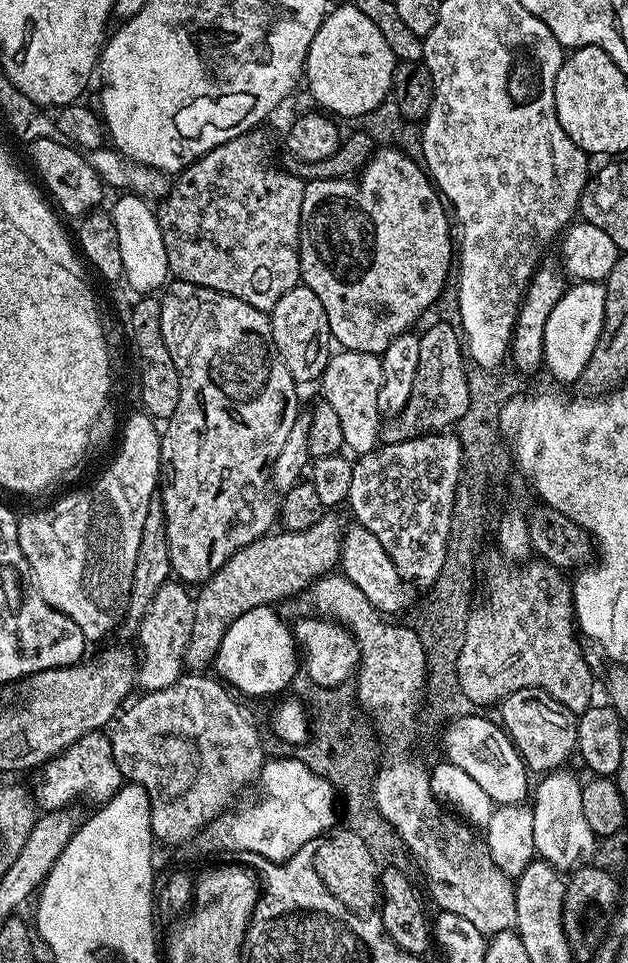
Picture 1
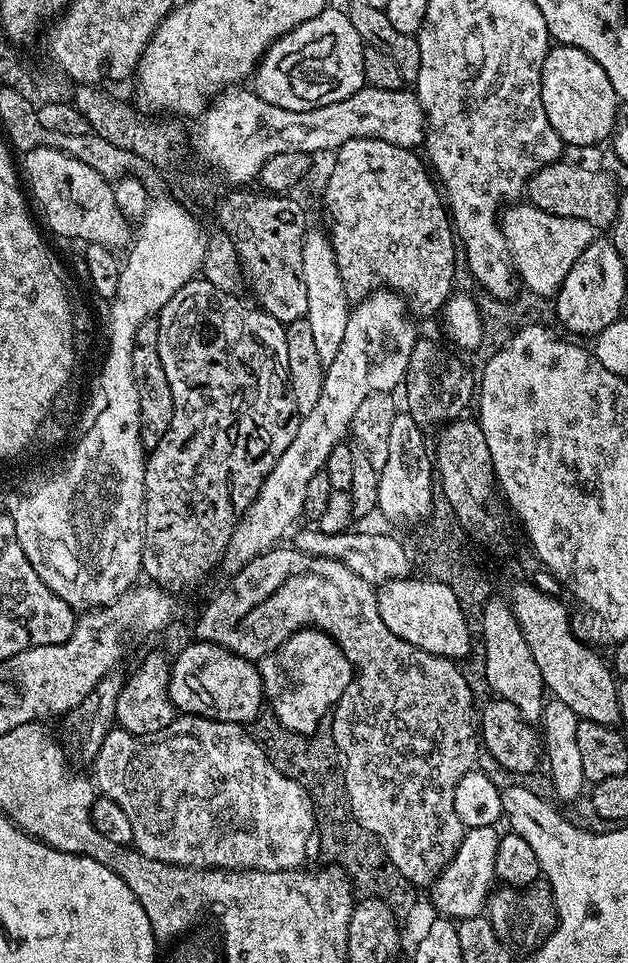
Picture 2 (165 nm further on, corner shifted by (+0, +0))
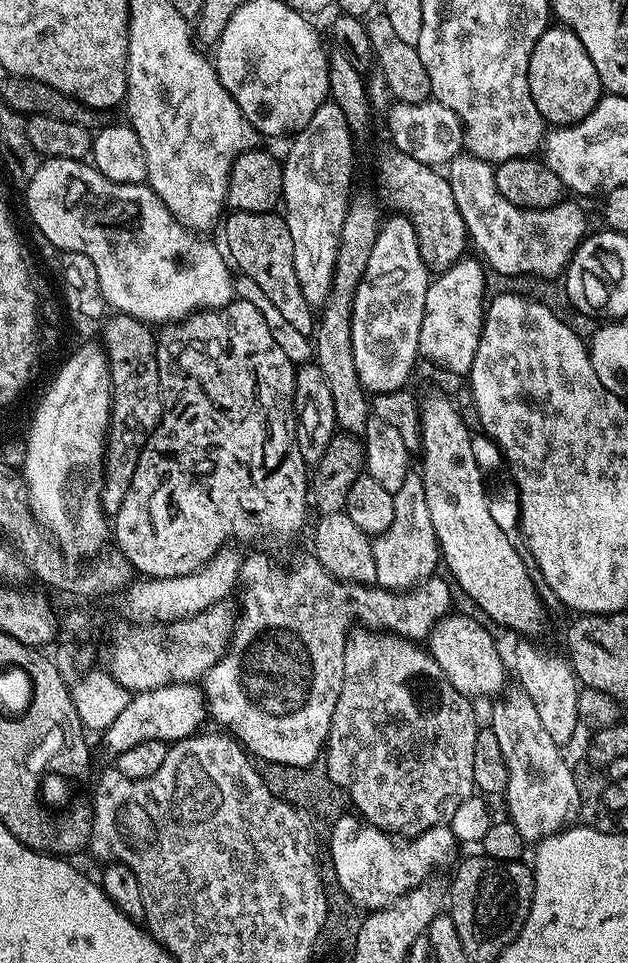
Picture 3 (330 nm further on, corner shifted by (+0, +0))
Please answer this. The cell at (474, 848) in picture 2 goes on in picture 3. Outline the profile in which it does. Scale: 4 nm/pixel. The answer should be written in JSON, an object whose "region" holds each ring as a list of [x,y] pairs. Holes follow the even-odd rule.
{"region":[[[341,814],[335,817],[330,829],[330,837],[332,836],[332,868],[336,871],[335,883],[340,884],[349,898],[364,910],[384,908],[387,904],[396,901],[398,897],[405,896],[410,889],[417,888],[418,885],[425,883],[435,873],[432,871],[439,864],[446,863],[455,854],[456,848],[458,849],[456,835],[452,833],[448,824],[439,824],[430,830],[421,832],[419,836],[404,839],[383,832],[381,828],[376,828],[370,823],[362,823],[359,815],[351,815]]]}

